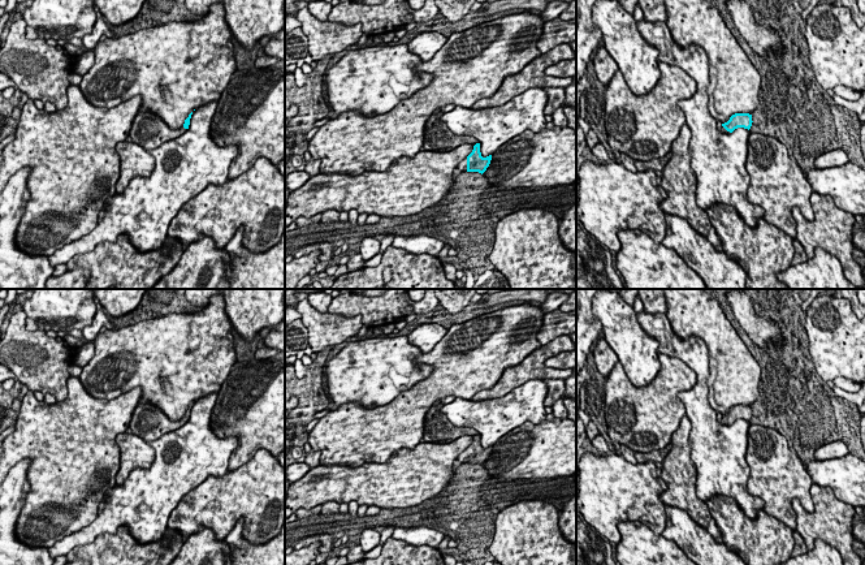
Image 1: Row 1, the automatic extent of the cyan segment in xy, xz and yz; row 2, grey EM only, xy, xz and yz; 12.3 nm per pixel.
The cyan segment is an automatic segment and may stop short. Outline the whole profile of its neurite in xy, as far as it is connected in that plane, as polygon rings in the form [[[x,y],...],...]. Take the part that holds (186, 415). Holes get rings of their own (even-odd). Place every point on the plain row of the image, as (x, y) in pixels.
[[[139,402],[130,420],[130,431],[146,443],[153,441],[163,435],[182,427],[190,417],[193,404],[178,420],[170,420],[166,414],[150,402]]]

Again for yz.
[[[735,405],[730,409],[727,414],[718,413],[717,419],[722,424],[732,424],[738,419],[751,420],[752,406],[749,405]]]

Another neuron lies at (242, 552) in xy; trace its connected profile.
[[[243,518],[225,536],[232,565],[285,565],[285,523],[278,535],[265,544],[252,544],[242,536]]]

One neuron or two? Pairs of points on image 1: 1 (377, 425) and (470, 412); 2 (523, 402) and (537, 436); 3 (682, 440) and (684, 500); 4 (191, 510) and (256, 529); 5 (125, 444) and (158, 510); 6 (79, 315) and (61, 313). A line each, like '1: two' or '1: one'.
1: two
2: two
3: one
4: one
5: two
6: one

